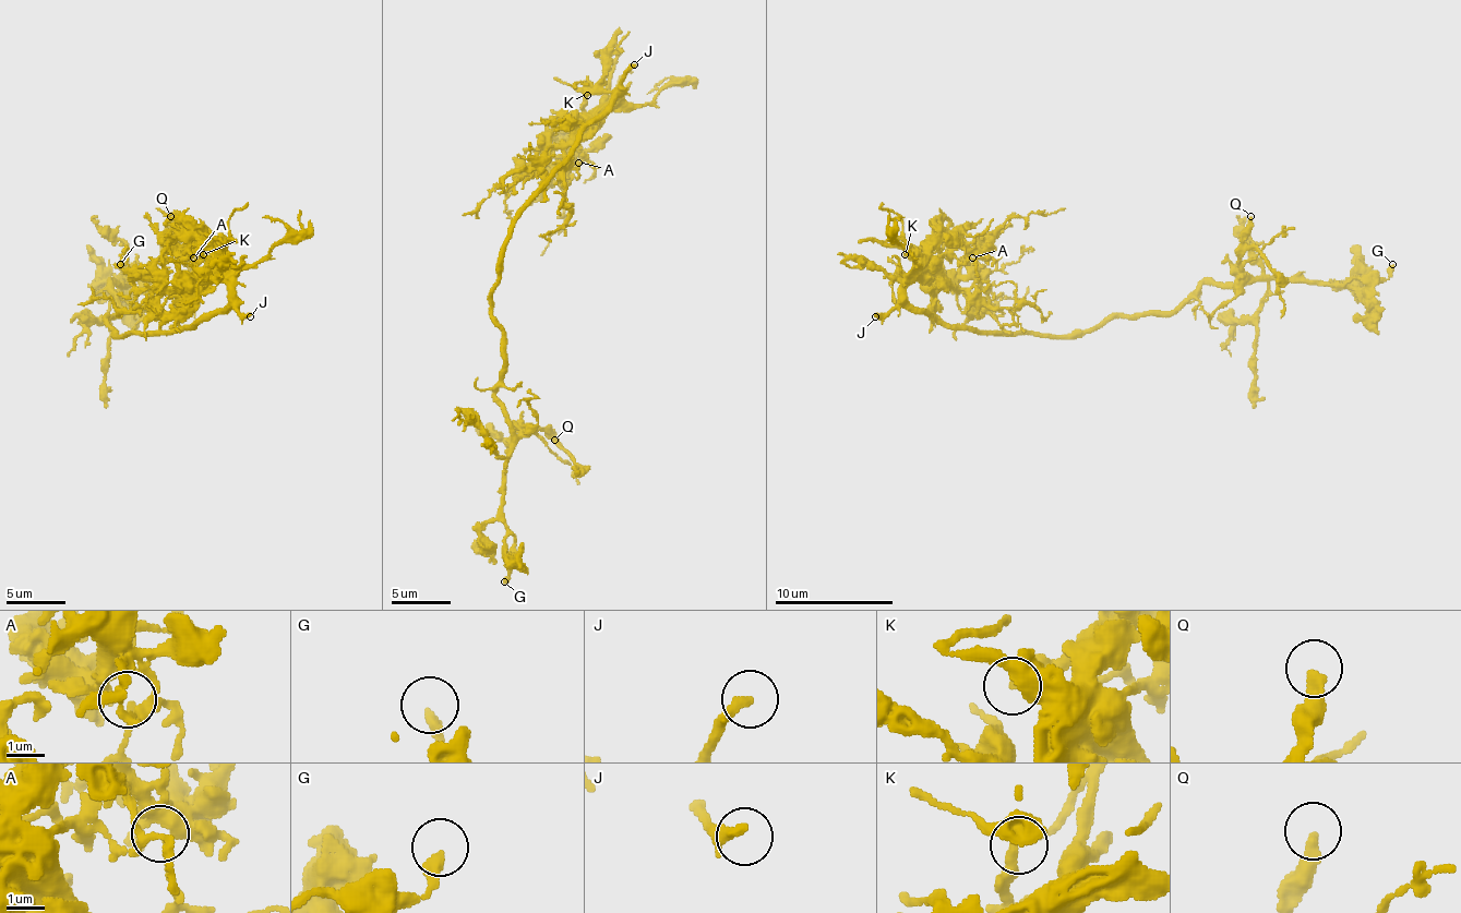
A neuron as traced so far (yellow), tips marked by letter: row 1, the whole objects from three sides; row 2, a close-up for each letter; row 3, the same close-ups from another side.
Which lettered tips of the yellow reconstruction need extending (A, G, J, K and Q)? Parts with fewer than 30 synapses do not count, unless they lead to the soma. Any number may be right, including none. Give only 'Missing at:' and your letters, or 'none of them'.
Missing at: J

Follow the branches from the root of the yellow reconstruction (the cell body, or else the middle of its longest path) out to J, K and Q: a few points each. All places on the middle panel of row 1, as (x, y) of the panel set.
J: (499, 272), (501, 245), (519, 206), (570, 154), (575, 139), (605, 109), (620, 80), (634, 64)
K: (499, 272), (511, 221), (542, 189), (542, 159), (554, 147), (566, 147), (596, 118), (584, 112), (587, 95)
Q: (499, 272), (492, 322), (501, 331), (504, 379), (495, 401), (516, 434), (546, 431), (554, 440)

